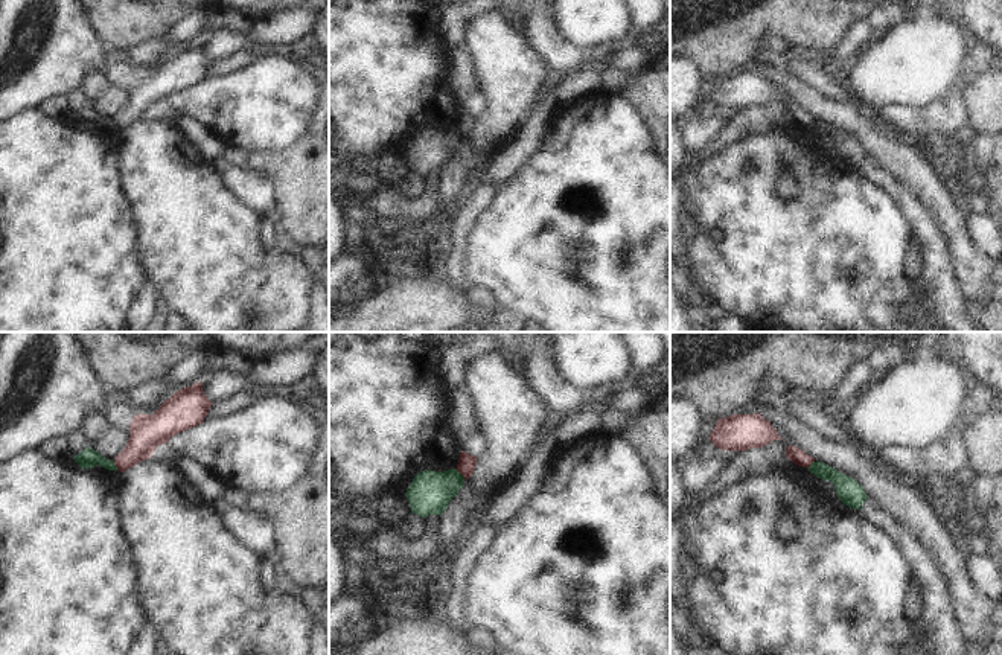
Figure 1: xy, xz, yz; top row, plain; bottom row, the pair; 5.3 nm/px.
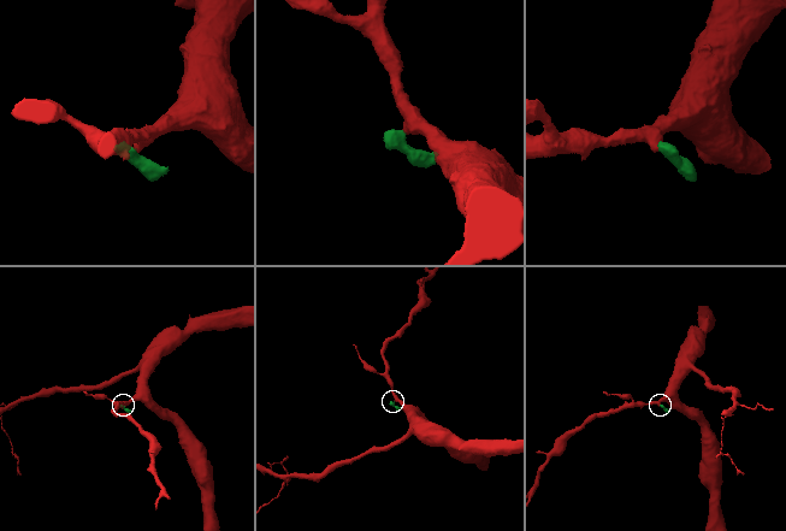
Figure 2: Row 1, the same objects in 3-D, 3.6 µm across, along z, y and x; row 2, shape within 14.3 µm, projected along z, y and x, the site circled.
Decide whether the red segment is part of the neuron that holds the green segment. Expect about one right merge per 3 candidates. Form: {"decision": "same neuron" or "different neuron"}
{"decision": "different neuron"}

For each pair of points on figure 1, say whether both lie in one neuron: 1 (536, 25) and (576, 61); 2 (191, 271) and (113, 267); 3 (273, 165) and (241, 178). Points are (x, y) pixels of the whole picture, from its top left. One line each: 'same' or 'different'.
1: same
2: different
3: different

